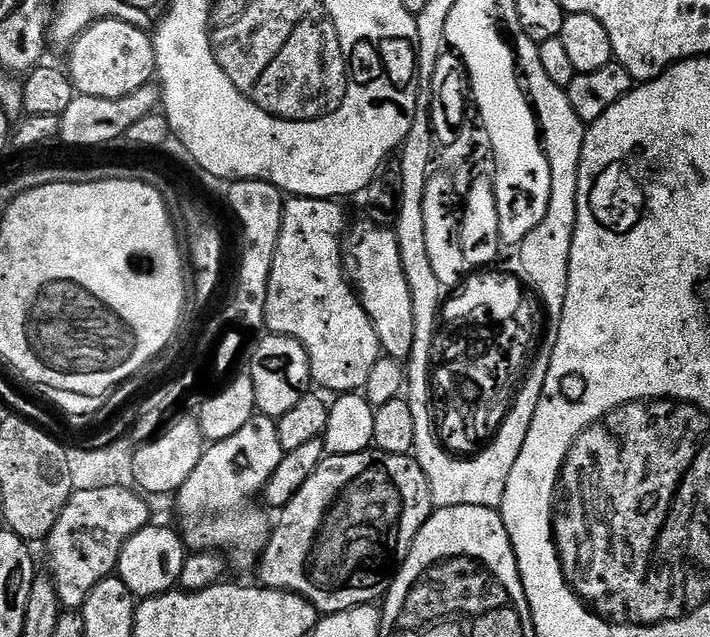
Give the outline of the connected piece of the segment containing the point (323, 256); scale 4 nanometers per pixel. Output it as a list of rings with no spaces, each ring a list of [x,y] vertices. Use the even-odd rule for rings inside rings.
[[[298,196],[285,203],[282,230],[270,270],[264,319],[269,333],[291,336],[304,347],[313,381],[317,385],[320,383],[325,393],[331,394],[359,393],[366,378],[370,378],[370,370],[374,370],[374,362],[378,362],[382,355],[378,334],[374,334],[374,326],[360,304],[342,263],[342,237],[346,223],[344,208],[340,204],[343,203],[335,199],[311,200],[309,196]]]

